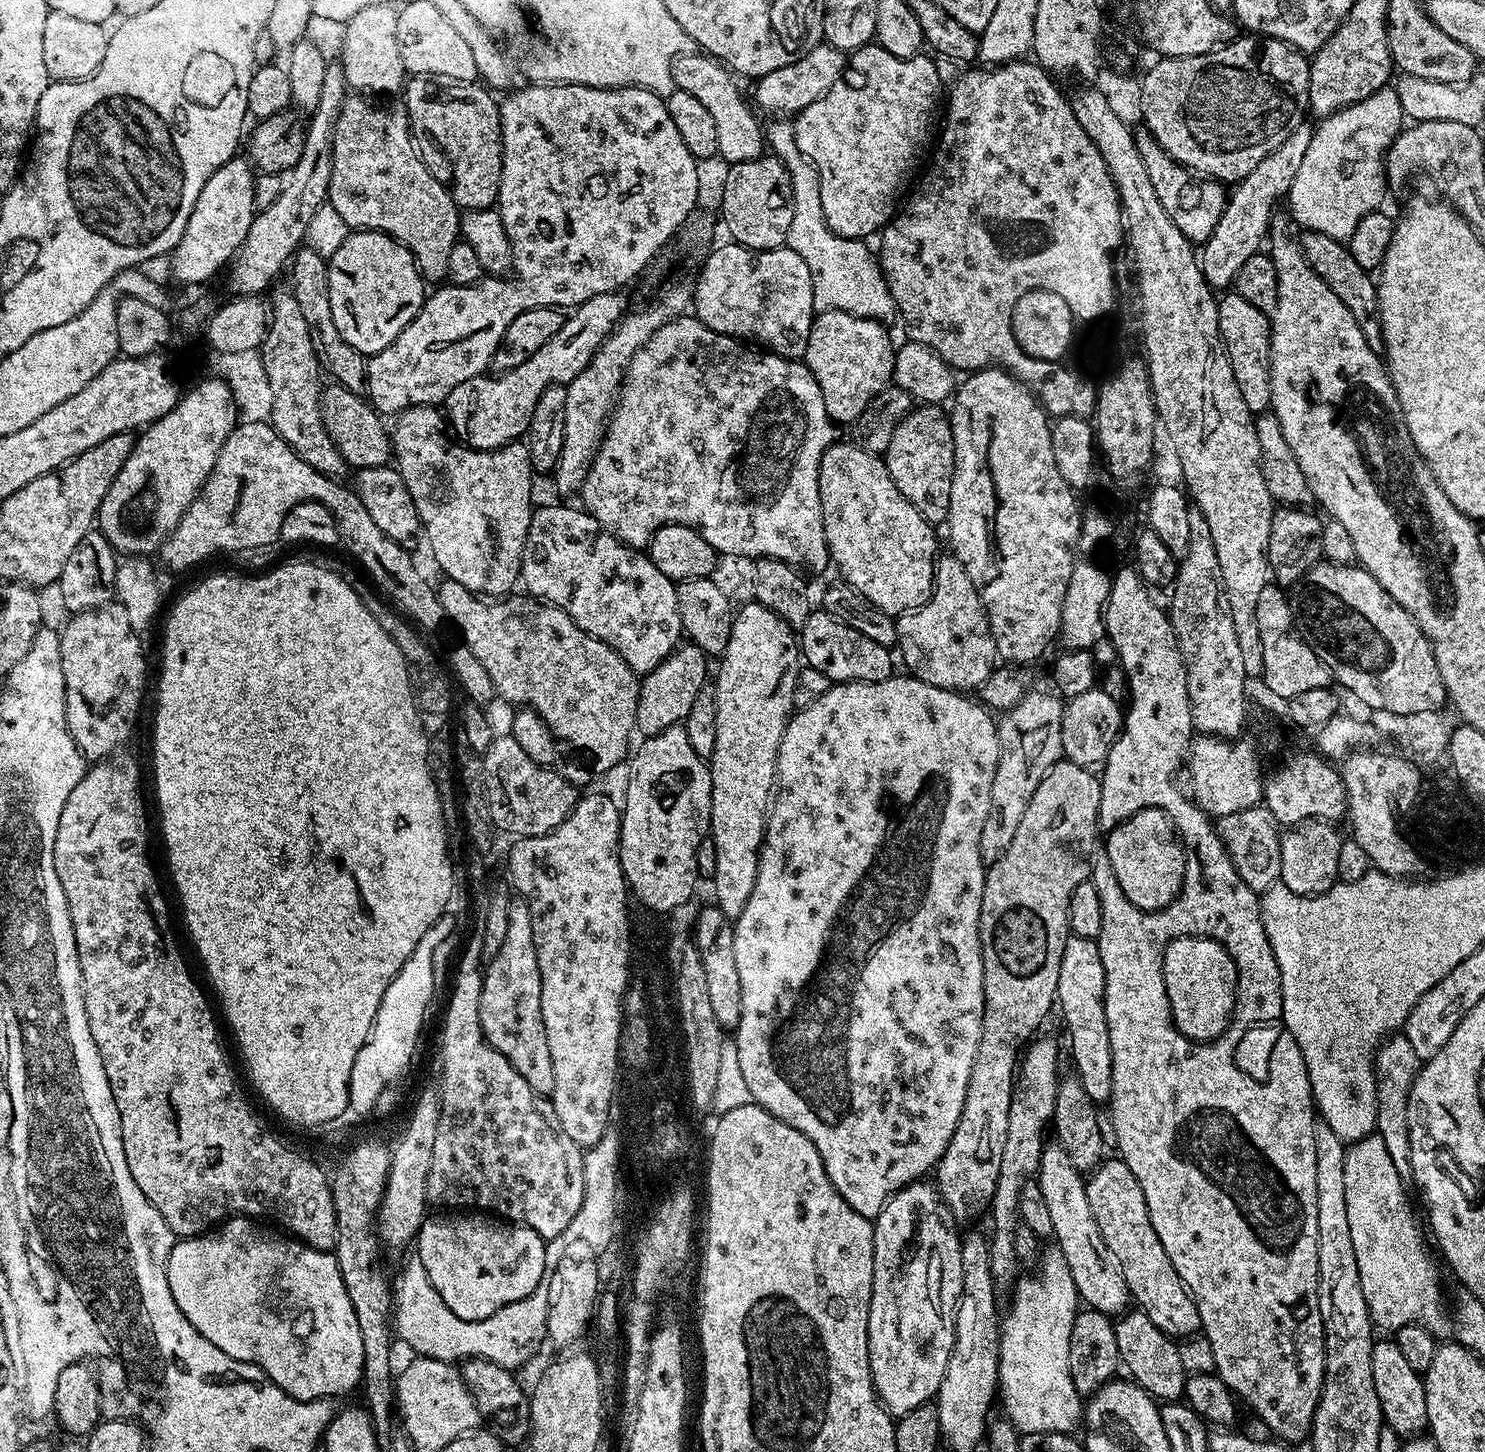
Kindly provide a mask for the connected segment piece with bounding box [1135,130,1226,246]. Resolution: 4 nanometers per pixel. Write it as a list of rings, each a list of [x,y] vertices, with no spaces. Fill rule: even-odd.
[[[1147,130],[1137,131],[1135,138],[1138,154],[1142,154],[1142,163],[1150,177],[1150,186],[1154,186],[1154,194],[1158,194],[1162,210],[1166,210],[1166,218],[1170,218],[1170,222],[1174,222],[1174,226],[1182,230],[1184,237],[1193,246],[1203,246],[1211,238],[1214,226],[1218,226],[1218,218],[1222,218],[1226,199],[1225,185],[1215,180],[1201,178],[1170,159]]]

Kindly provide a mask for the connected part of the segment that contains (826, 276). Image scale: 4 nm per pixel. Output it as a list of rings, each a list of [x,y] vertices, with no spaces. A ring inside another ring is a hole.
[[[776,118],[766,128],[766,144],[771,155],[786,166],[790,174],[790,186],[794,194],[794,218],[790,218],[787,248],[797,253],[810,268],[813,278],[813,306],[816,310],[842,310],[846,314],[861,316],[867,320],[889,322],[896,320],[896,303],[880,271],[877,257],[867,248],[863,239],[851,240],[834,234],[822,214],[822,194],[818,186],[816,168],[798,150],[792,124],[787,119]]]

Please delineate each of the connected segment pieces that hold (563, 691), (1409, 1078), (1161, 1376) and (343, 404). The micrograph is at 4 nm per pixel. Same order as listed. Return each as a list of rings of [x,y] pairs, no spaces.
[[[447,578],[441,581],[438,595],[444,615],[454,625],[455,631],[456,628],[460,631],[459,639],[471,650],[474,658],[486,666],[495,695],[516,704],[512,706],[527,706],[535,710],[542,722],[550,726],[557,741],[564,743],[565,740],[572,747],[569,749],[575,750],[587,761],[593,773],[608,772],[620,763],[623,765],[636,732],[640,701],[640,680],[631,666],[608,644],[582,631],[561,608],[527,594],[485,598],[466,590],[462,582]]]
[[[1393,1034],[1376,1049],[1376,1059],[1373,1060],[1374,1078],[1376,1079],[1376,1130],[1375,1135],[1386,1142],[1386,1150],[1394,1161],[1394,1170],[1398,1170],[1401,1180],[1408,1182],[1412,1179],[1410,1170],[1410,1134],[1406,1106],[1410,1098],[1412,1084],[1420,1073],[1422,1061],[1414,1054],[1414,1046],[1410,1038],[1402,1034]]]
[[[1128,1310],[1115,1321],[1119,1363],[1128,1367],[1127,1375],[1134,1383],[1144,1388],[1157,1402],[1176,1402],[1183,1397],[1186,1373],[1182,1366],[1182,1358],[1178,1358],[1178,1344],[1171,1336],[1167,1336],[1146,1314],[1139,1310]]]
[[[332,382],[320,393],[320,417],[326,426],[326,434],[334,442],[338,454],[342,454],[349,469],[382,466],[393,459],[389,429],[384,429],[381,413],[361,393],[351,392],[341,384]]]

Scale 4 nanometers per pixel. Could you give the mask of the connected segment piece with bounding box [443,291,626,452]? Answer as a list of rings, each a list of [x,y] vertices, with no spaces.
[[[619,291],[598,294],[579,305],[565,319],[562,330],[558,330],[542,350],[526,358],[522,366],[514,366],[509,372],[475,376],[470,382],[462,382],[462,386],[454,386],[443,403],[451,431],[469,448],[482,452],[519,441],[527,433],[534,406],[538,406],[542,392],[552,384],[566,386],[578,378],[604,340],[624,319],[626,307],[620,295]]]

